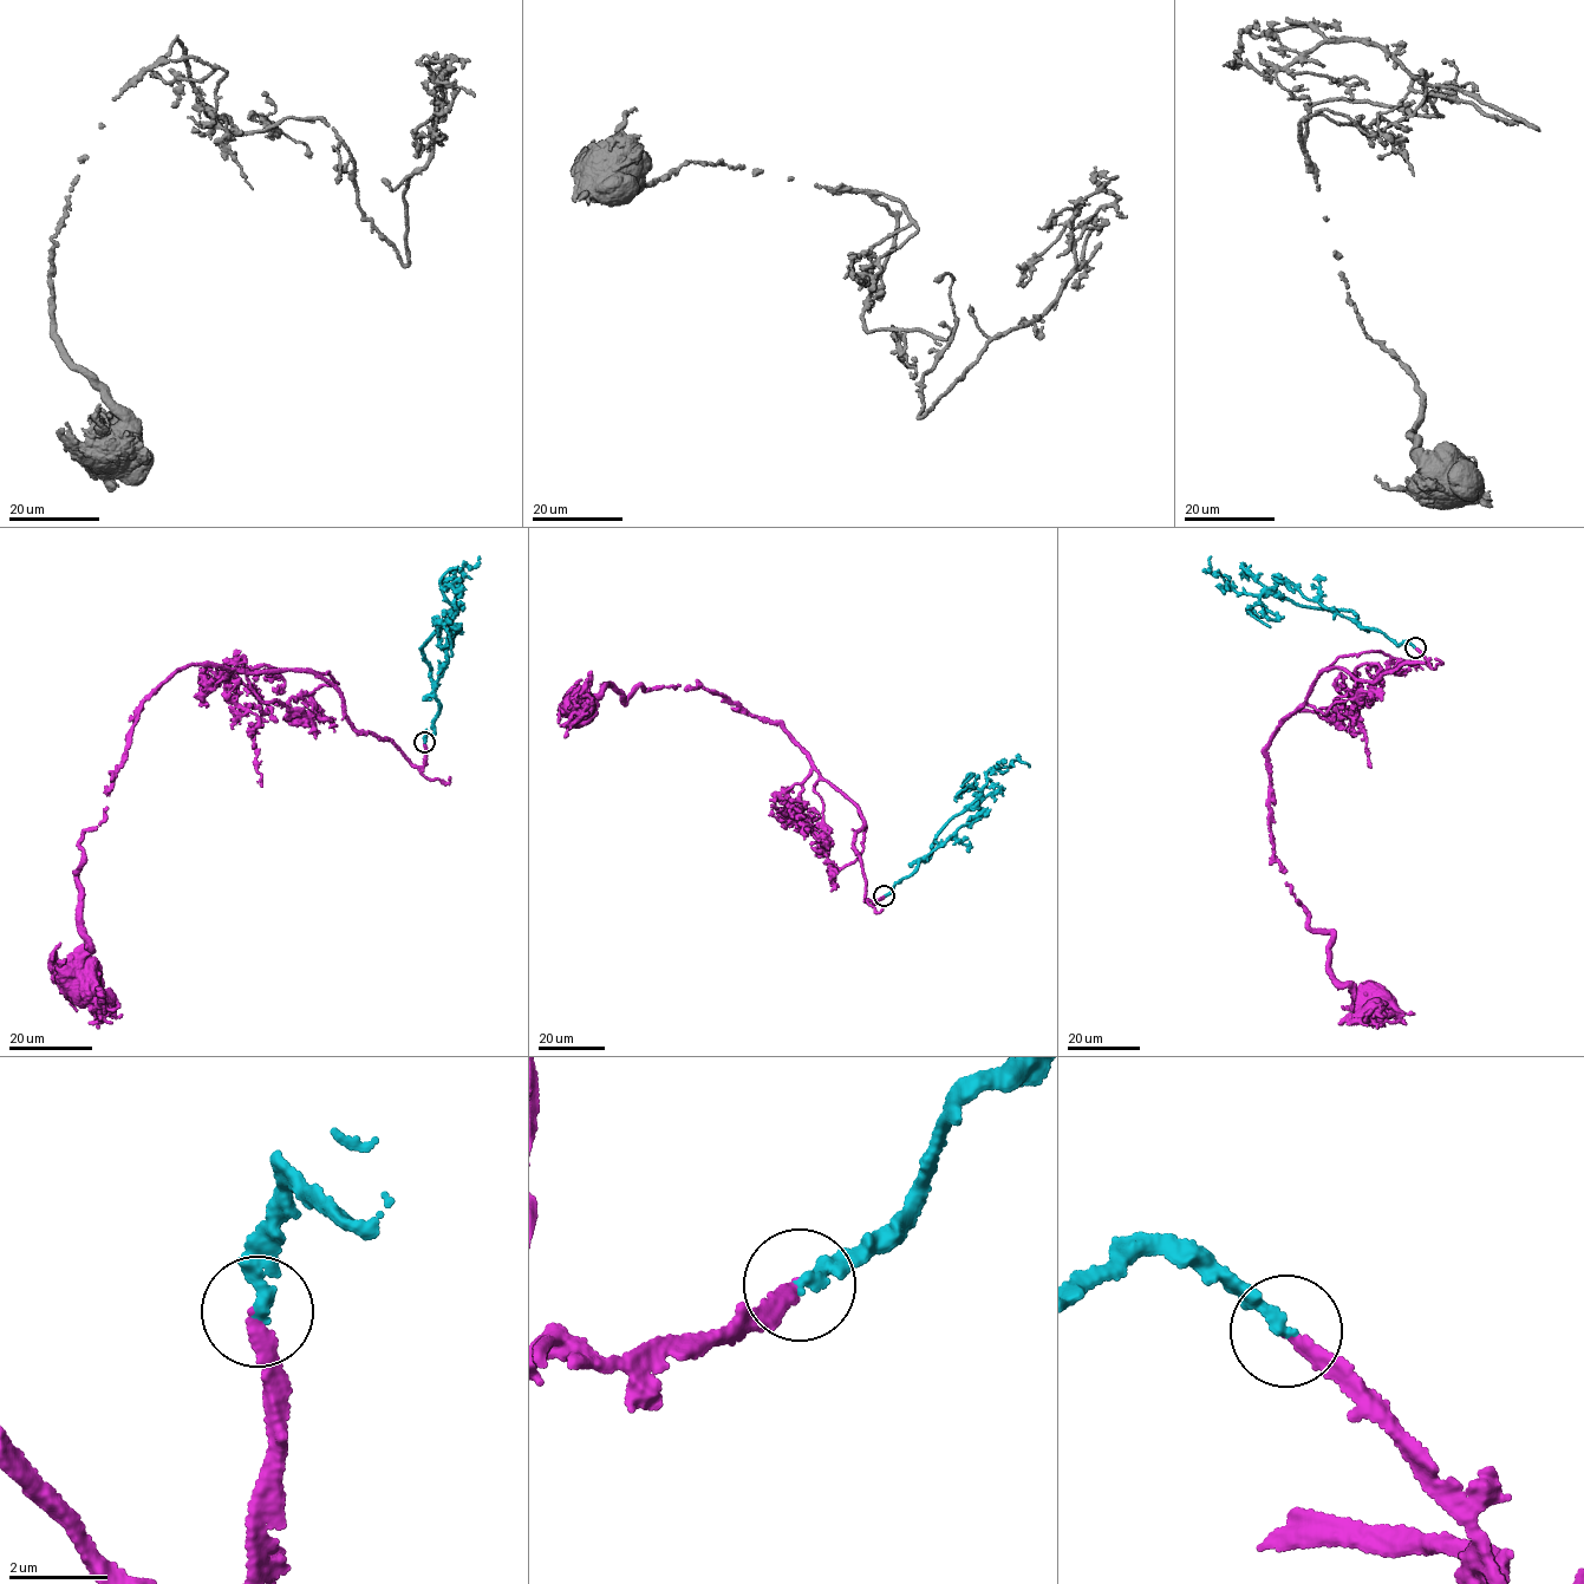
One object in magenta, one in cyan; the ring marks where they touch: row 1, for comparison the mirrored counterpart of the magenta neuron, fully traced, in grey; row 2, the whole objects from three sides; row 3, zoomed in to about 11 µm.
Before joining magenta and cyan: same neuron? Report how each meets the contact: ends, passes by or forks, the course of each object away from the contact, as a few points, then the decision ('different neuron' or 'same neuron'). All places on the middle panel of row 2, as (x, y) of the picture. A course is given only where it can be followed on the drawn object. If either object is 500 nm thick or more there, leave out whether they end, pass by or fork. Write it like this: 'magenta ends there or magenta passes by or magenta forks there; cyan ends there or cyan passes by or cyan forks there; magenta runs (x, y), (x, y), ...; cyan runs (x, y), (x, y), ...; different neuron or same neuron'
magenta ends there; cyan ends there; magenta runs (885, 895), (864, 900), (860, 809), (780, 724), (701, 685), (640, 685), (625, 701), (607, 683), (579, 704); cyan runs (885, 895), (912, 872), (918, 860), (979, 813), (991, 769), (1019, 760), (1029, 767); same neuron

